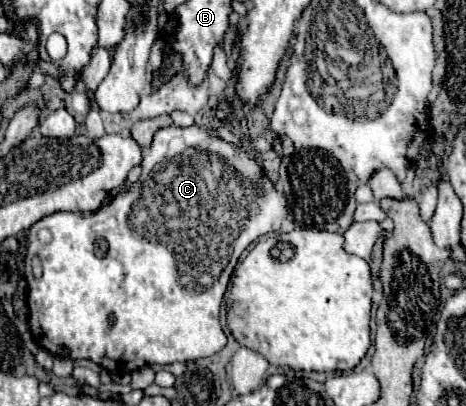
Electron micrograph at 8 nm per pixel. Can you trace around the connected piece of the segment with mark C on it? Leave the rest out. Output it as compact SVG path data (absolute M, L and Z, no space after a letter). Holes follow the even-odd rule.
M175 125L159 129L153 137L153 143L145 151L143 173L141 173L139 181L133 183L125 193L121 191L107 205L102 205L96 212L87 213L87 215L83 215L83 213L53 213L53 215L47 215L27 231L31 243L29 243L29 249L25 253L25 277L27 277L27 285L29 285L27 305L29 305L31 333L53 355L67 357L67 359L89 359L110 373L125 373L125 371L117 371L121 365L127 367L127 373L130 373L139 369L139 367L155 365L155 363L157 365L169 365L169 363L175 363L175 361L185 363L185 361L195 361L199 357L211 357L227 345L227 337L225 337L225 333L221 329L221 323L219 323L219 309L221 309L223 293L229 285L229 279L231 279L231 273L237 265L239 255L259 235L277 231L281 227L281 221L285 219L285 215L287 215L285 195L277 193L275 185L267 179L267 175L263 175L263 169L245 151L237 149L231 143L221 141L217 135L213 135L211 131L205 131L197 125L185 127L185 129L175 127ZM41 229L51 231L51 235L53 235L51 243L43 245L39 241L37 233ZM33 257L41 259L41 265L43 265L43 277L41 279L35 279L33 273L31 273L31 259Z

